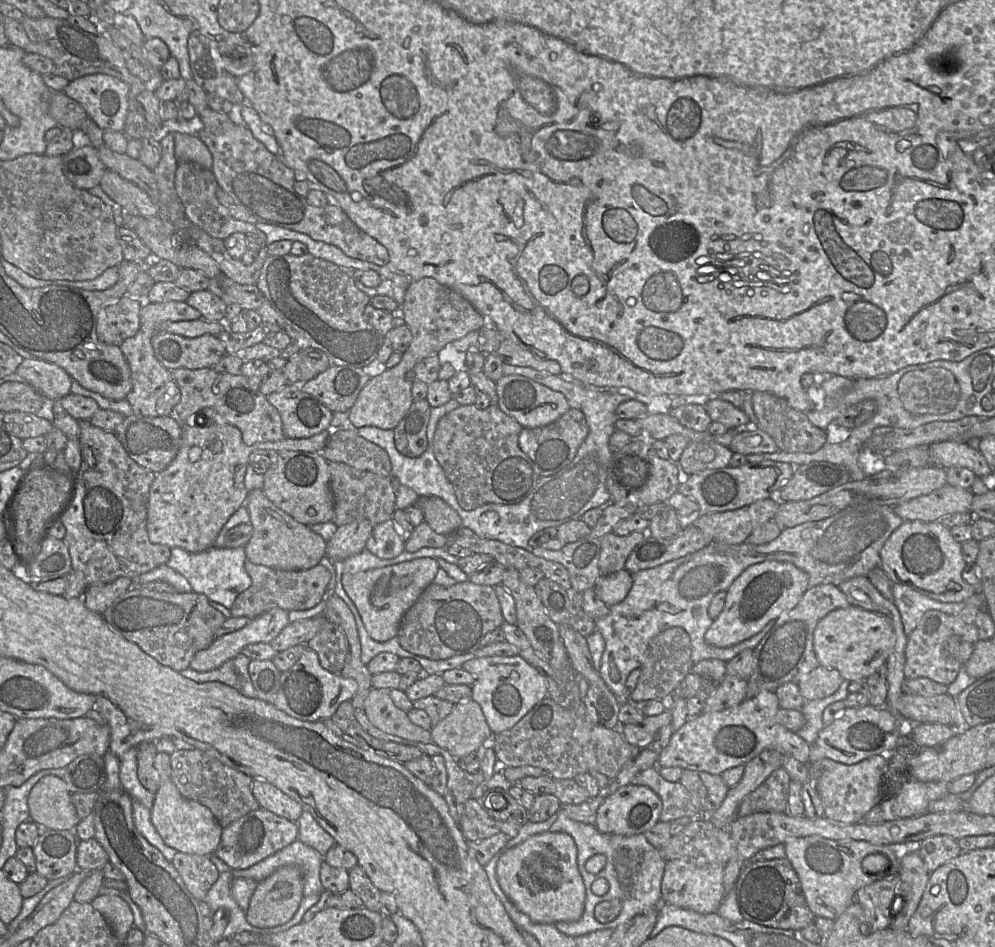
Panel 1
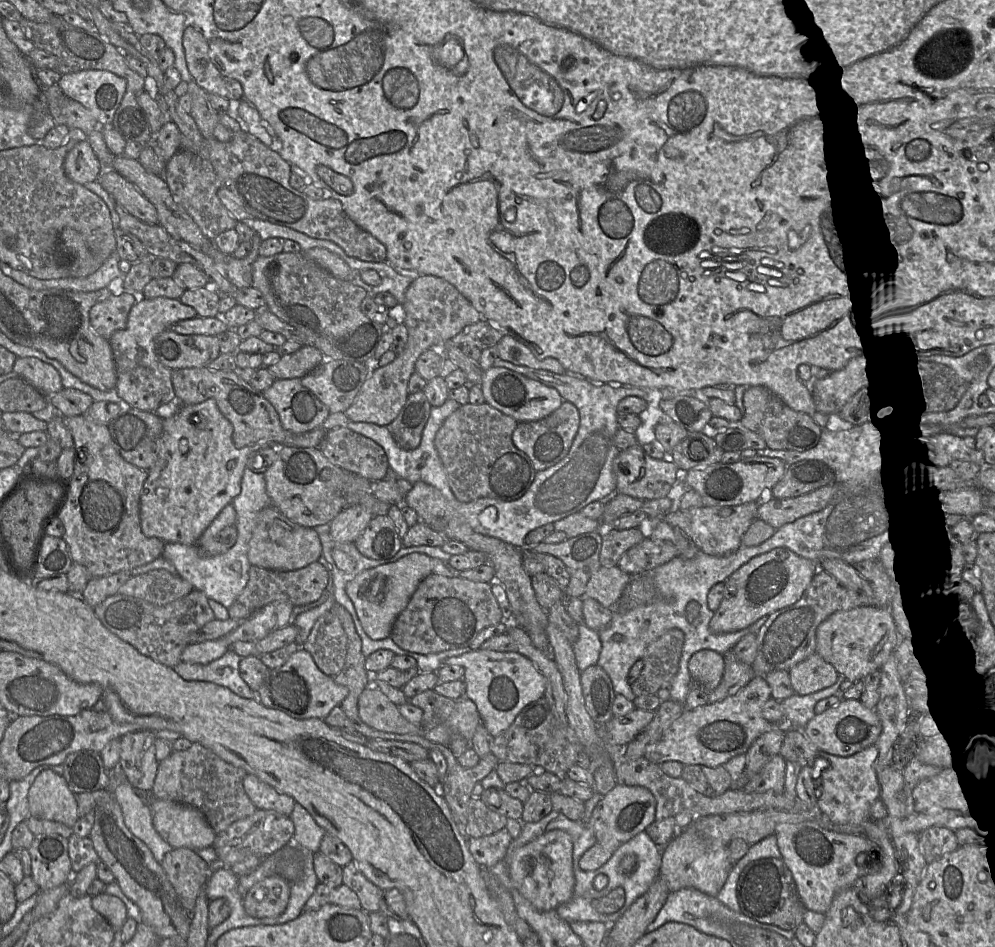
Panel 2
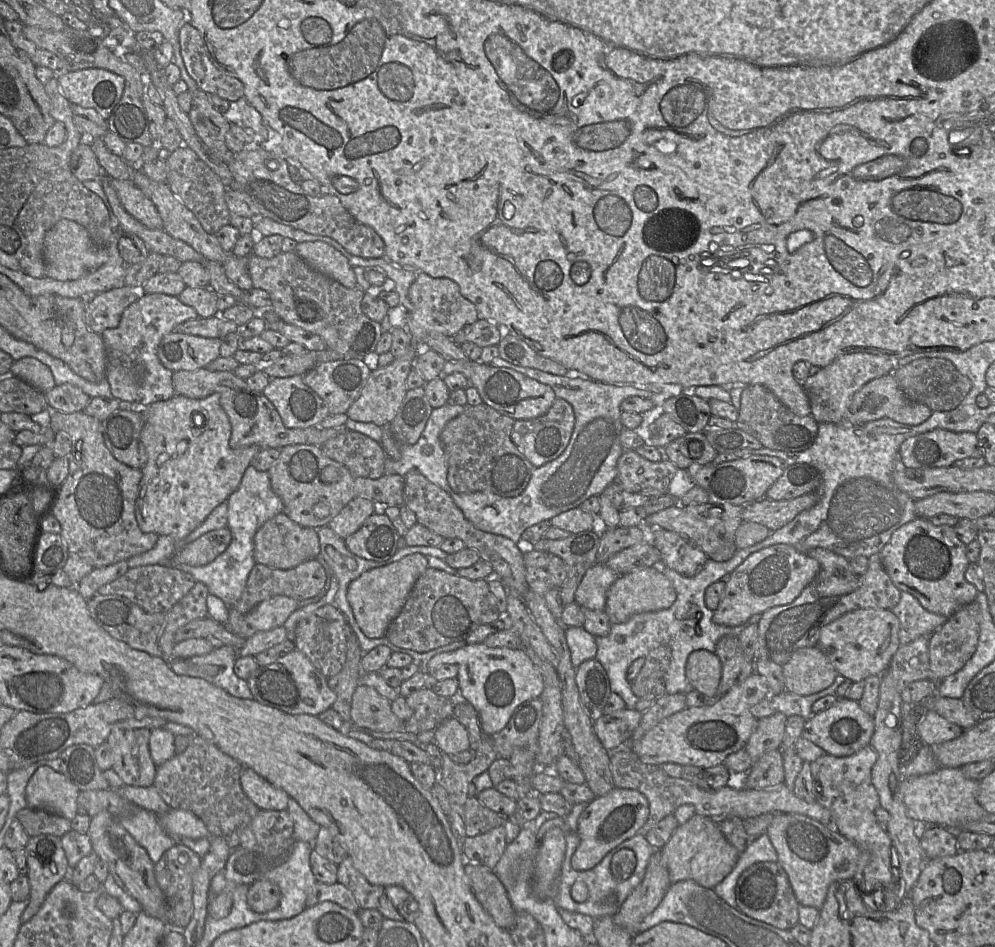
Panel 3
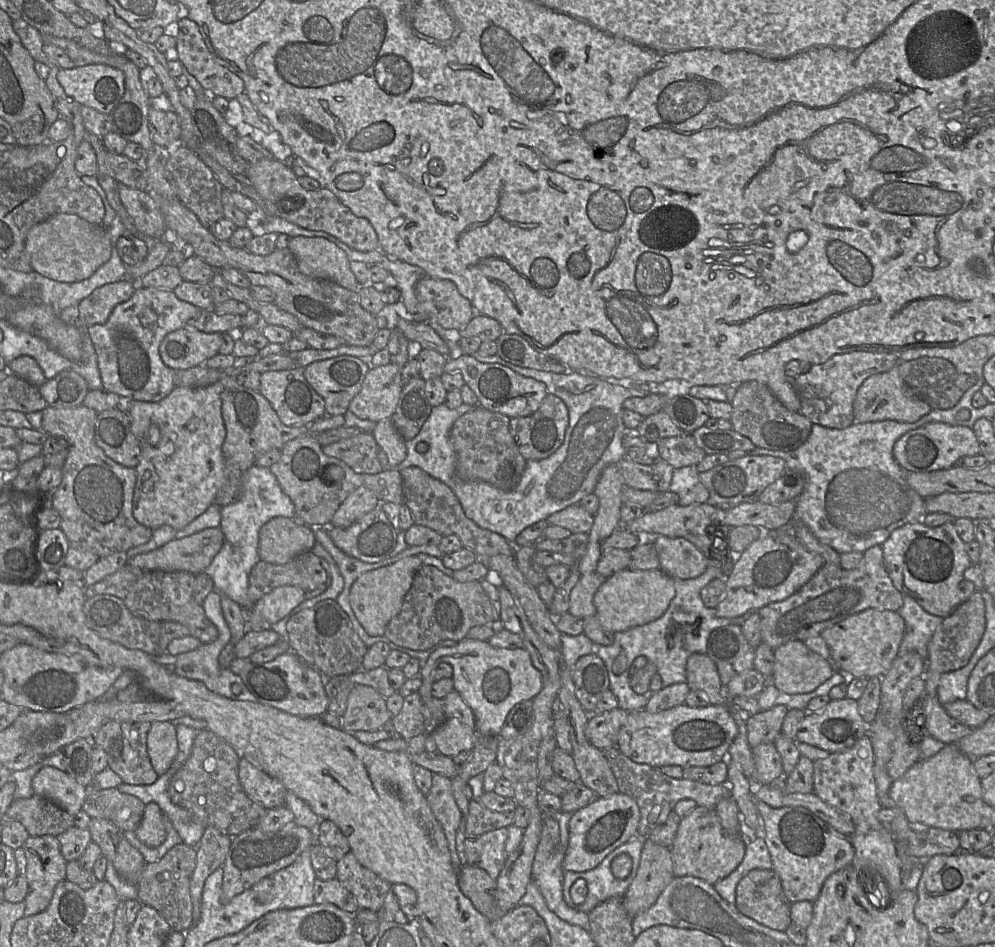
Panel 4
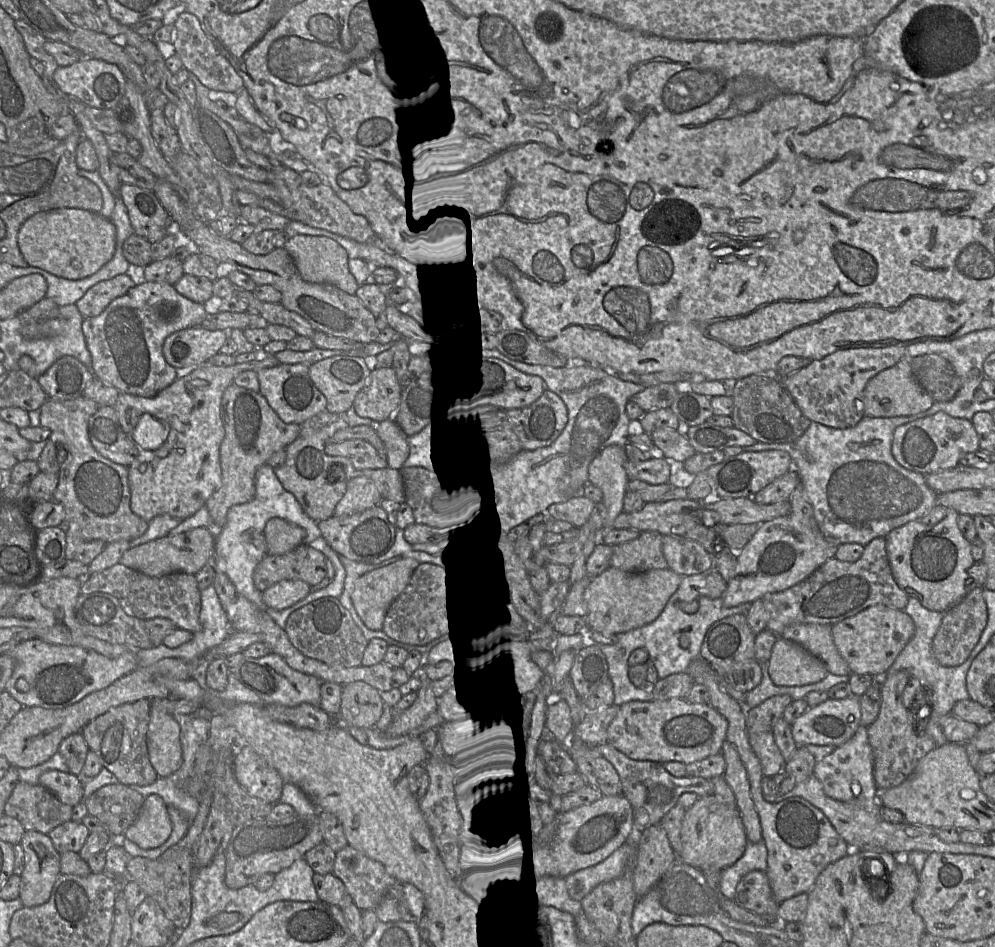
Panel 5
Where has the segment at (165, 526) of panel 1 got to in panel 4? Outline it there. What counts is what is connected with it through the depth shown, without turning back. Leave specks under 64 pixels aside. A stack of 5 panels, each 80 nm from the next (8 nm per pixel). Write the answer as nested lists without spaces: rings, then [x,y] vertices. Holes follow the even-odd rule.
[[[220,381],[204,387],[175,387],[158,402],[128,400],[120,409],[129,415],[131,431],[142,447],[141,460],[135,467],[137,478],[133,496],[133,516],[139,524],[152,530],[163,525],[181,530],[214,503],[225,481],[222,446],[226,428],[222,417],[222,391]],[[151,425],[160,429],[160,441],[157,445],[151,445],[147,440]]]

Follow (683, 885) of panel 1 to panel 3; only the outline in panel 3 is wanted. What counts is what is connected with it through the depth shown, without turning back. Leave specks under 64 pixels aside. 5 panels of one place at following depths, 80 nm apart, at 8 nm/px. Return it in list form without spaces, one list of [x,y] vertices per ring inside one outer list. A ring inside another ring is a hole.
[[[697,813],[677,827],[660,852],[671,883],[693,880],[709,889],[714,889],[733,870],[741,854],[723,836],[716,819]]]

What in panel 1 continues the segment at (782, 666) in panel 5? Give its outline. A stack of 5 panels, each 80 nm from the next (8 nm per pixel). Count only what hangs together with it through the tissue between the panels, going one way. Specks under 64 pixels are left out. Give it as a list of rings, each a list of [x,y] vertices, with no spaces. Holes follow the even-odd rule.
[[[819,665],[802,677],[797,686],[805,701],[818,700],[835,693],[842,681],[843,679],[836,669]]]

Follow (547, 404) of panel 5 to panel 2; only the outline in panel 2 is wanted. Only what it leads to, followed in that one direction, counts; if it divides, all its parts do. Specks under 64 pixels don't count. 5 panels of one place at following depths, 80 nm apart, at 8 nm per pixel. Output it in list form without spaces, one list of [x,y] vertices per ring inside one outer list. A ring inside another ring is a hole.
[[[563,401],[549,416],[534,422],[517,424],[512,440],[516,448],[524,452],[536,471],[546,470],[560,462],[569,452],[579,429],[580,416],[576,406]]]

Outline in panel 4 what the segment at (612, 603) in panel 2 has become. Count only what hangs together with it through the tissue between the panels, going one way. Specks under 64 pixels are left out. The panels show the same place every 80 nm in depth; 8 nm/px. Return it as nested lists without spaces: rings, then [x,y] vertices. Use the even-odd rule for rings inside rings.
[[[596,571],[587,575],[581,575],[581,578],[571,591],[567,612],[583,619],[590,616],[596,617],[597,610],[593,599],[605,580],[606,578]]]

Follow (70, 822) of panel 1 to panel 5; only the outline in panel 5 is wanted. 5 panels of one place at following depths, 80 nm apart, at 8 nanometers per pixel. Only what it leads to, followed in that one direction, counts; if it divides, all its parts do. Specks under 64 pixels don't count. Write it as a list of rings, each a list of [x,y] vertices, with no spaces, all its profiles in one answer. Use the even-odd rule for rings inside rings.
[[[48,770],[41,774],[39,784],[53,792],[61,802],[71,807],[84,800],[84,783],[79,776],[70,772]]]

